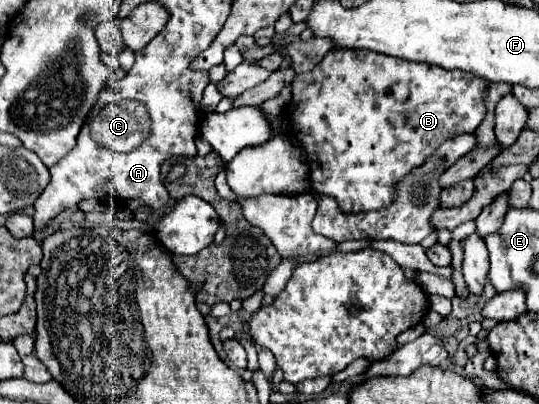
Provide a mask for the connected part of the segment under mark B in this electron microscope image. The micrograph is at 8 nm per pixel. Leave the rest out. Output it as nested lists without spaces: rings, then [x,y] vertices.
[[[331,50],[325,54],[325,58],[307,74],[299,74],[293,78],[293,104],[291,104],[291,132],[293,138],[301,142],[301,146],[307,150],[309,164],[311,164],[311,184],[317,192],[333,196],[343,212],[367,212],[367,210],[379,210],[391,204],[395,196],[395,182],[401,180],[401,176],[407,176],[411,168],[417,168],[417,164],[423,164],[439,144],[443,144],[449,138],[455,138],[459,134],[475,134],[479,124],[485,120],[487,108],[485,108],[485,92],[489,82],[481,76],[473,76],[471,72],[445,72],[445,68],[433,68],[431,64],[409,64],[407,60],[397,60],[391,56],[381,56],[379,52],[361,52],[361,50]]]

